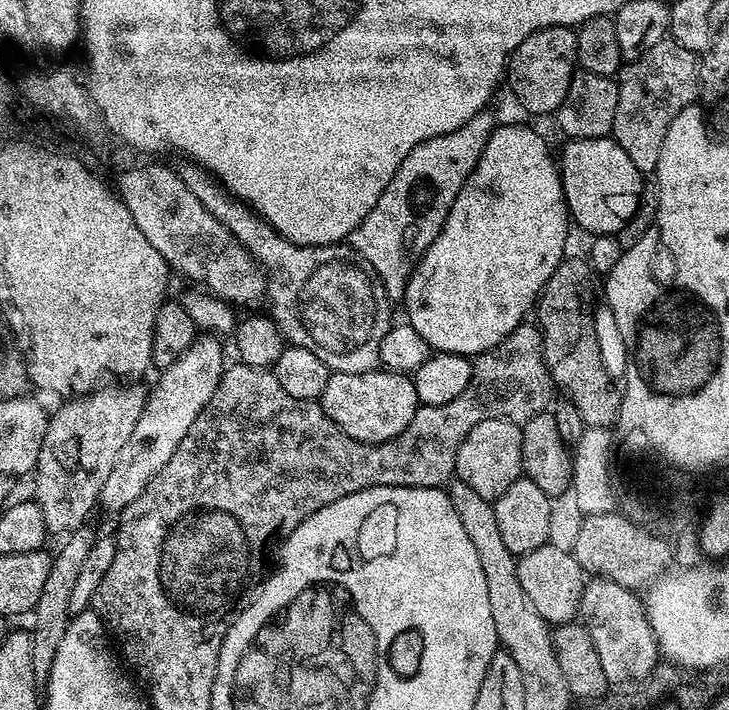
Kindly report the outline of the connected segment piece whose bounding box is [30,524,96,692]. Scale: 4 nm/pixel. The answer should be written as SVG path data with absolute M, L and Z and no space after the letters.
M83 524L69 533L69 540L63 544L58 554L56 553L52 559L50 574L46 576L42 595L32 611L34 624L30 626L30 631L33 643L34 682L38 692L47 689L50 668L54 664L54 656L57 654L58 645L62 642L62 637L68 628L68 621L71 620L69 614L71 591L74 590L75 580L79 577L83 563L86 562L86 557L90 554L90 548L93 546L96 537L95 530L93 531L89 526Z

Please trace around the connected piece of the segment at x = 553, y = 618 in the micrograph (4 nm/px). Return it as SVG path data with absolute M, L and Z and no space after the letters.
M546 543L538 546L538 550L530 550L530 554L519 557L516 565L522 590L526 590L530 602L538 606L538 614L542 614L542 618L547 620L549 625L571 624L579 617L586 573L576 556Z

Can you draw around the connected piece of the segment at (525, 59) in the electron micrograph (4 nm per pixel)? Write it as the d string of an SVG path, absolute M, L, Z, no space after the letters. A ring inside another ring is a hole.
M550 26L532 32L512 51L506 65L506 84L512 87L516 100L536 116L555 113L570 90L572 73L577 71L576 33L572 28Z

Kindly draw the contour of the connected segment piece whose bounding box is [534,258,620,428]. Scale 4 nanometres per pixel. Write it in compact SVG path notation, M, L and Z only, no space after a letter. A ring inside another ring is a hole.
M566 258L564 261L556 267L554 274L550 274L550 278L546 282L543 292L540 293L540 299L538 301L538 311L535 313L534 320L540 330L540 337L544 339L544 361L548 367L548 372L552 376L552 383L557 389L560 388L565 392L563 394L572 404L577 408L578 414L583 418L585 425L589 428L608 428L609 426L615 425L618 420L618 413L620 410L620 396L612 389L612 380L608 377L608 368L604 365L604 356L600 353L600 340L596 337L596 324L592 321L592 295L598 292L598 273L592 269L591 264L588 263L587 259L580 258L580 260L572 260L572 258Z

